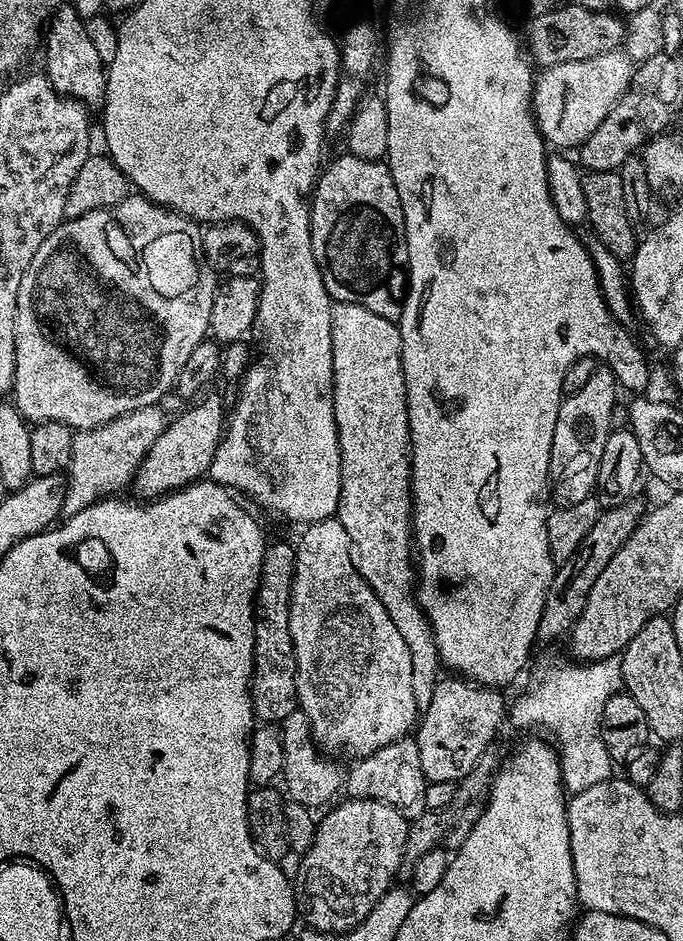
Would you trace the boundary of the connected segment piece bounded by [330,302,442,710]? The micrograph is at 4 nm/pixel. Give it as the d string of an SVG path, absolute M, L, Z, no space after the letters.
M333 303L330 326L334 354L334 418L338 430L338 446L342 458L342 482L336 516L348 535L352 549L350 558L364 581L374 590L378 602L390 614L398 634L410 646L410 683L414 689L417 709L430 706L437 680L442 676L442 665L430 622L420 608L418 599L418 568L414 563L412 534L412 439L408 421L406 378L402 370L402 338L397 321L382 318L366 306Z

